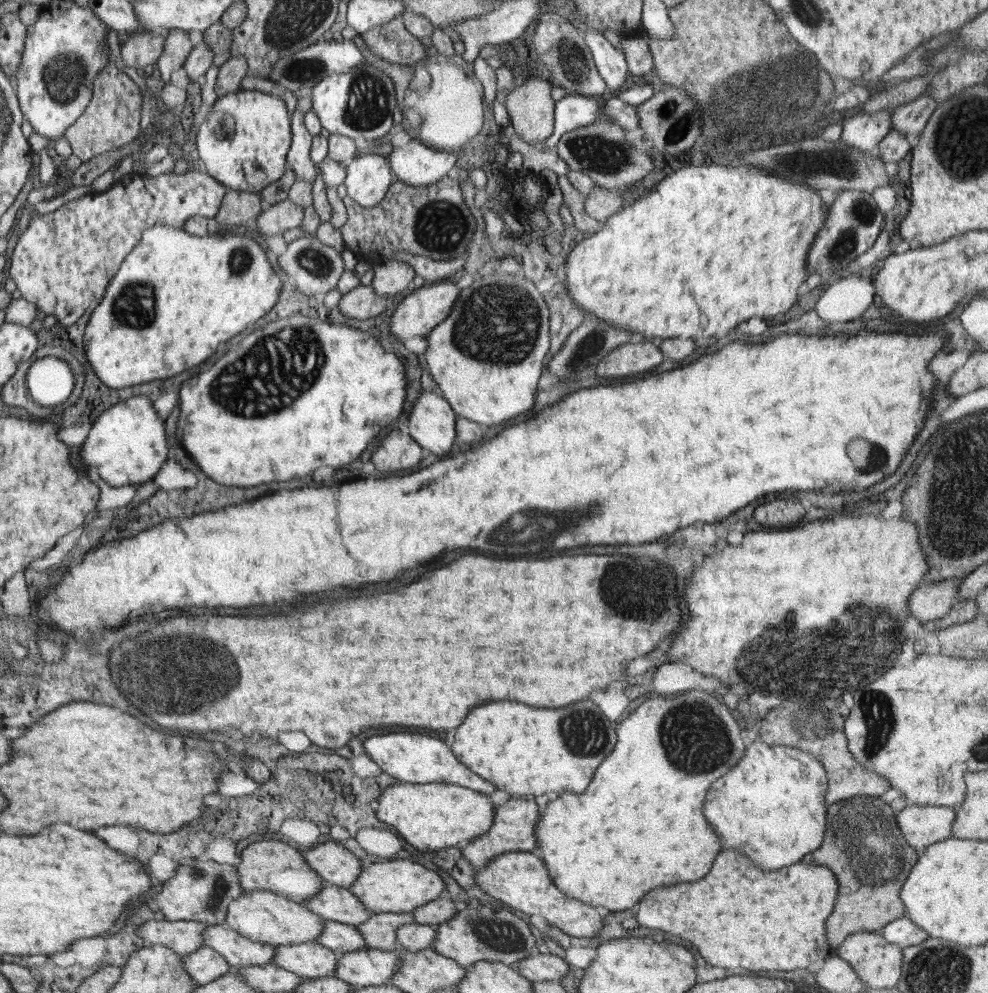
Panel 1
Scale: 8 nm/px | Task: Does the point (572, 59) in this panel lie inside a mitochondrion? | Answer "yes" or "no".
yes

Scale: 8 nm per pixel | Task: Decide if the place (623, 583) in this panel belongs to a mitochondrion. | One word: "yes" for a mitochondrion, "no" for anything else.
yes

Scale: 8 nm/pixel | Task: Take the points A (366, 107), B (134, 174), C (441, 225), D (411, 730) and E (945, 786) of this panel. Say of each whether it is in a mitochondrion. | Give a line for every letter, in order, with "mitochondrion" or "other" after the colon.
A: mitochondrion
B: other
C: mitochondrion
D: other
E: other

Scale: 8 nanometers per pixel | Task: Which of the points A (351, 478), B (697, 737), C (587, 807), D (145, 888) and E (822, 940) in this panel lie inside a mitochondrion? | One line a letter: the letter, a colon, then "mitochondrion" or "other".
A: other
B: mitochondrion
C: other
D: other
E: other

